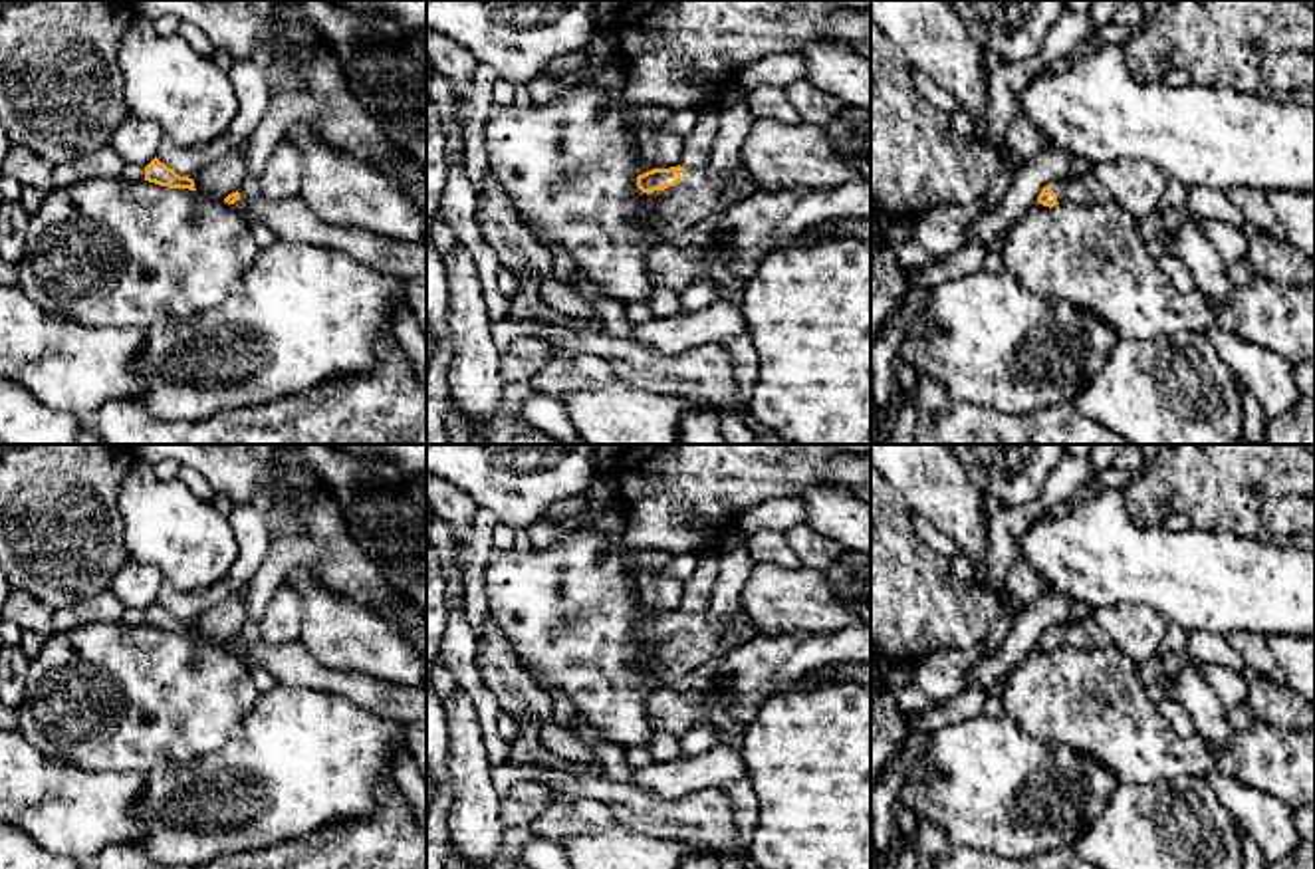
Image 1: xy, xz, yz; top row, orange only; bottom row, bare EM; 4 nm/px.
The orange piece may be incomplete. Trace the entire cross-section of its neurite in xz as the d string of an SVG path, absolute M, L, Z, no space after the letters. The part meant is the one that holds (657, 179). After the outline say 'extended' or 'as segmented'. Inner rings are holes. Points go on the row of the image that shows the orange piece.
M742 163L724 177L714 175L708 167L698 171L680 165L653 169L637 177L637 186L655 202L649 212L649 228L668 240L712 212L726 212L742 198L762 190Z; extended

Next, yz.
M1087 171L1081 177L1069 177L1043 186L1037 202L1051 208L1061 202L1097 204L1109 198L1109 190Z; extended

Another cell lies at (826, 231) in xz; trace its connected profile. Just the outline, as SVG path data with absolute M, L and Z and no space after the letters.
M829 220L827 224L815 228L811 232L803 232L803 234L789 238L787 242L776 246L776 250L793 248L793 246L807 246L811 242L823 242L829 236L833 236L833 232L835 232L835 220Z

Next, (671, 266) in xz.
M718 232L694 256L676 240L664 240L647 252L647 268L655 290L664 288L680 294L698 282L710 266L726 266L732 254L734 250Z

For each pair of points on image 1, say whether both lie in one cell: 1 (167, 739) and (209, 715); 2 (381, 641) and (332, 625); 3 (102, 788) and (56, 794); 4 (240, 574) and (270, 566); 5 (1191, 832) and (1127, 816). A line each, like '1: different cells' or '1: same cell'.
1: same cell
2: same cell
3: same cell
4: different cells
5: same cell

